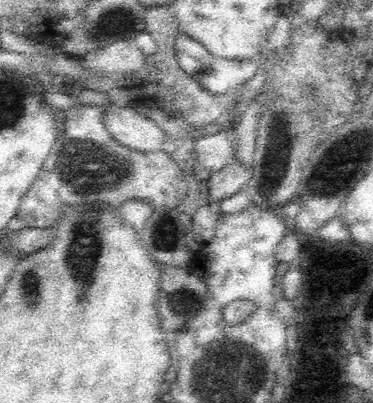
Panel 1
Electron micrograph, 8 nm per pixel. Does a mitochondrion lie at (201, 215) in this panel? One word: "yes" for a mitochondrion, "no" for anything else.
no

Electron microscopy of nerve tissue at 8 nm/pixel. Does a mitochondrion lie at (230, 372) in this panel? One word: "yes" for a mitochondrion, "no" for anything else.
yes

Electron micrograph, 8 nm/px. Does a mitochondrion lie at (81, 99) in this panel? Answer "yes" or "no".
no

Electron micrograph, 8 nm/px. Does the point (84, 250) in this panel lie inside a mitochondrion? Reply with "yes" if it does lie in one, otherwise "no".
yes

